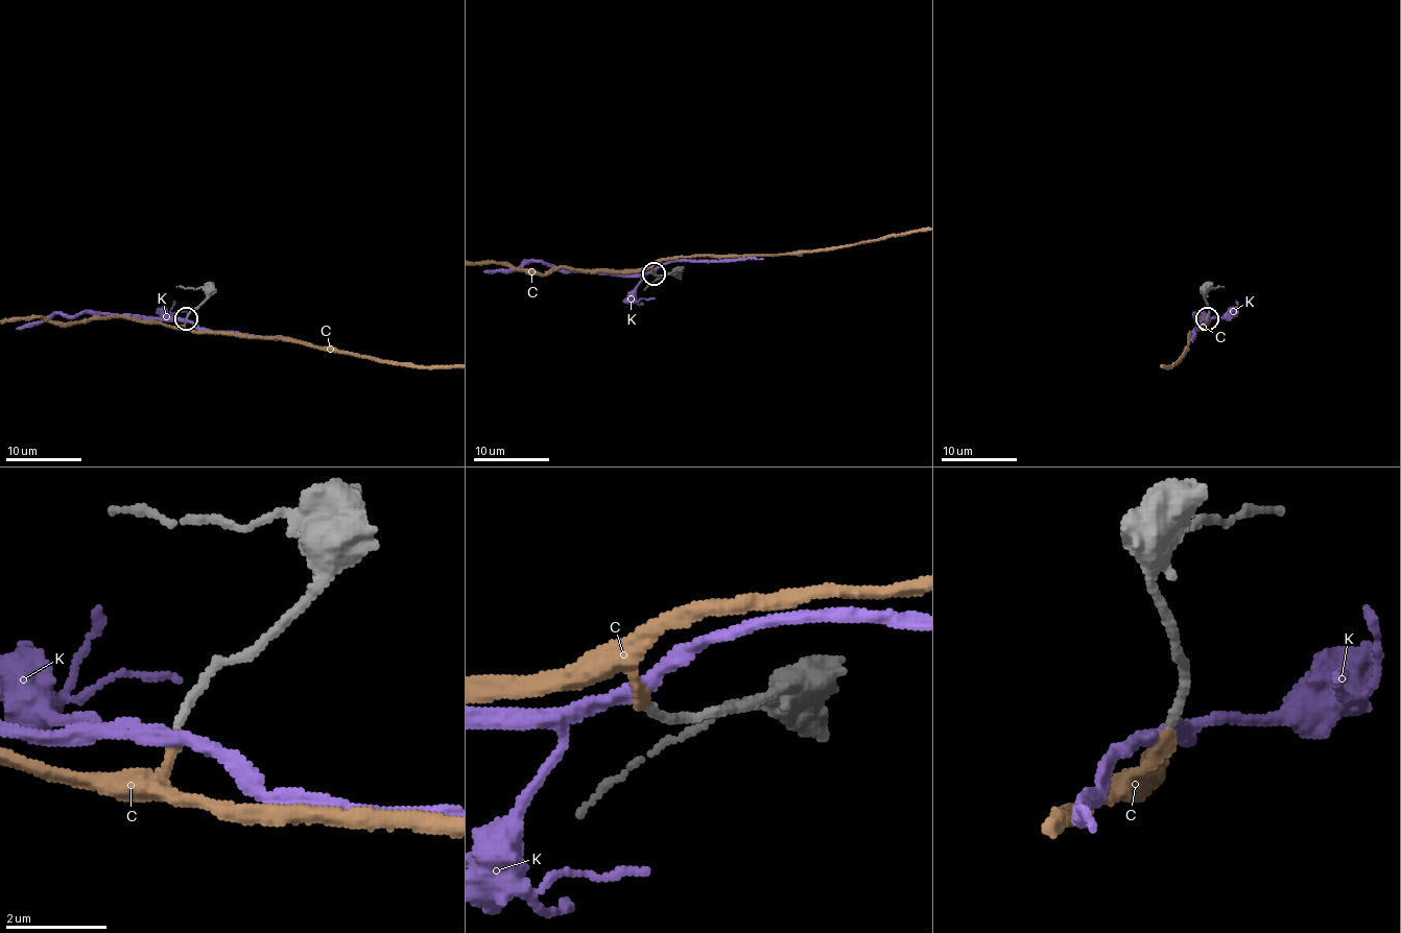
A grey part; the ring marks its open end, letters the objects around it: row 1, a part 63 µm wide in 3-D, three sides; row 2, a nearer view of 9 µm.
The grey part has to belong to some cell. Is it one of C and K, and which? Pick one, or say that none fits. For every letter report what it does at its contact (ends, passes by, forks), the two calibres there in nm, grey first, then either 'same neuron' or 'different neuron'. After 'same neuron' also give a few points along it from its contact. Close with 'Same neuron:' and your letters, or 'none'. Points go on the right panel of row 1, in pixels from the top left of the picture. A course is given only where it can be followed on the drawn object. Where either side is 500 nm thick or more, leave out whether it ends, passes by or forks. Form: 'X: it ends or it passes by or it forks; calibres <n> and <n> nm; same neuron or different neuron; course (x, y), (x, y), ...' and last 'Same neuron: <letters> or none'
C: it ends; calibres 160 and 260 nm; different neuron
K: it passes by; calibres 160 and 280 nm; same neuron; course (1206, 318), (1206, 313), (1194, 317), (1196, 313), (1203, 317), (1206, 328)
Same neuron: K

